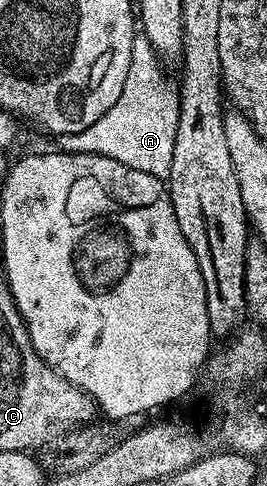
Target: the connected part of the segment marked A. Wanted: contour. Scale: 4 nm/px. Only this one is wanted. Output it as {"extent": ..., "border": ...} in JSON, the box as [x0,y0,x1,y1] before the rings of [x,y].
{"extent":[56,35,181,182],"border":[[[144,35],[133,38],[131,49],[131,67],[127,67],[127,83],[123,83],[123,95],[115,99],[115,107],[107,111],[91,127],[78,133],[62,133],[56,138],[56,148],[63,153],[94,153],[115,159],[135,171],[143,171],[147,175],[155,175],[155,179],[168,182],[171,175],[171,155],[175,155],[175,131],[179,123],[179,103],[181,102],[178,90],[169,86],[165,78],[163,62],[157,56],[155,47]]]}

